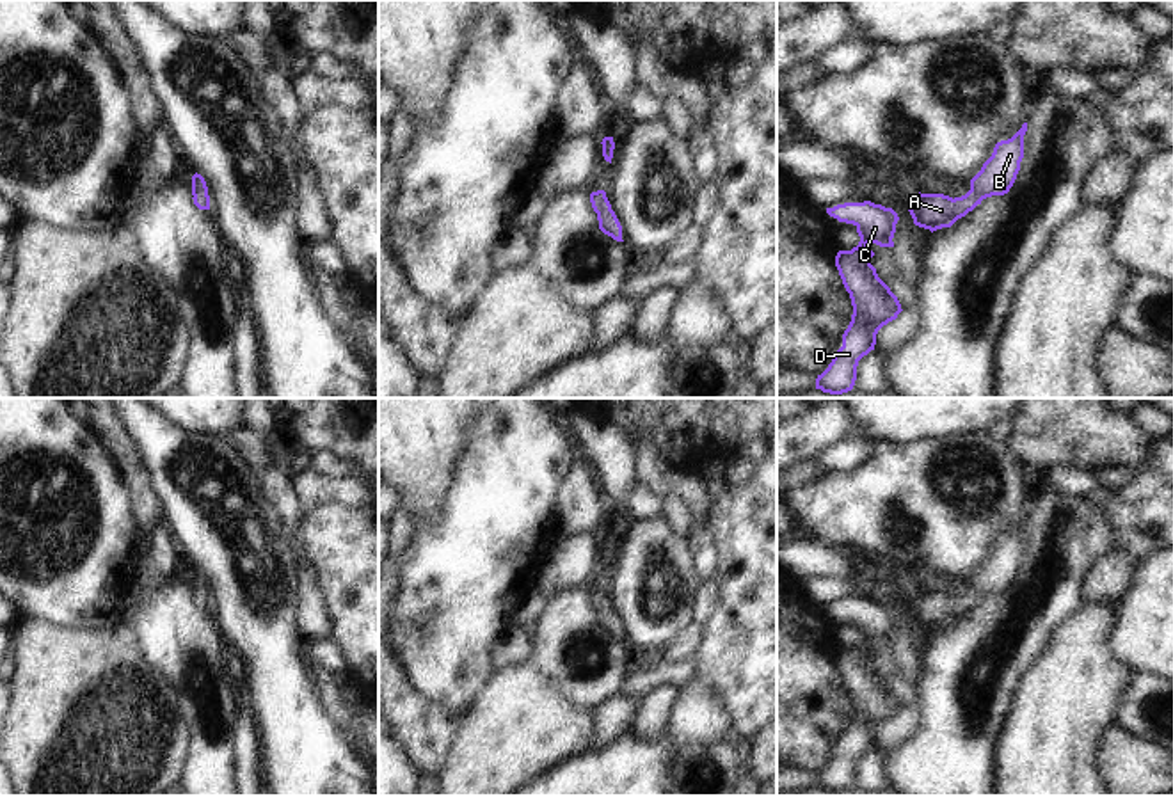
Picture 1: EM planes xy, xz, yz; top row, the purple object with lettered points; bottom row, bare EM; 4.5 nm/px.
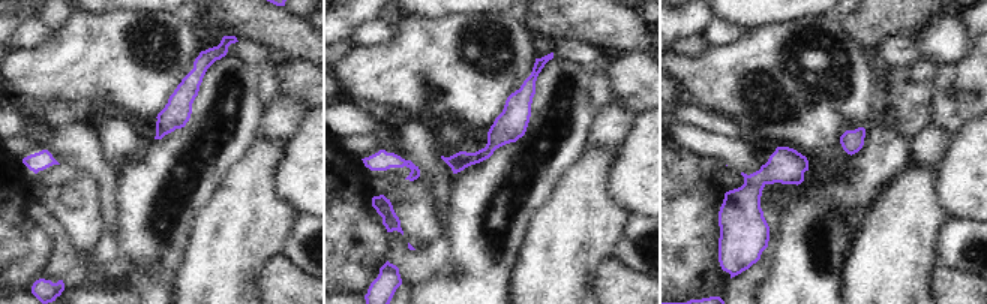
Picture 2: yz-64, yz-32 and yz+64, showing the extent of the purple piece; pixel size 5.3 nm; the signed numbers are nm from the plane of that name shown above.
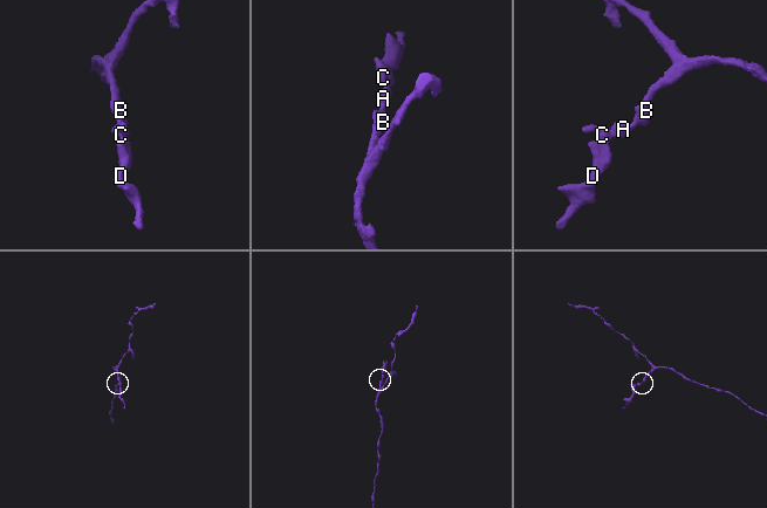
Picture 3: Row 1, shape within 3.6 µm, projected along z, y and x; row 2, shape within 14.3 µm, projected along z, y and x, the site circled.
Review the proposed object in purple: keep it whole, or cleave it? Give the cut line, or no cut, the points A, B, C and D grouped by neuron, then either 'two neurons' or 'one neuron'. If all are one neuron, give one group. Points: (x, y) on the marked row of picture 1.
cut none; groups A B C D; one neuron

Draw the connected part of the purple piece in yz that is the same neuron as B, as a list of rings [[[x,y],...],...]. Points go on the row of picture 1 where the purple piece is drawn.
[[[1027,123],[1011,139],[995,144],[992,156],[970,179],[970,190],[965,195],[953,199],[944,194],[915,194],[908,203],[914,224],[931,233],[951,227],[981,204],[983,199],[1008,194],[1020,171],[1025,131]]]

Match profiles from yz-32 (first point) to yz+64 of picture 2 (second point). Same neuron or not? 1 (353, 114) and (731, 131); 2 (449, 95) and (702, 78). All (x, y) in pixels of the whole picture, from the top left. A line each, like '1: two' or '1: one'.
1: one
2: one

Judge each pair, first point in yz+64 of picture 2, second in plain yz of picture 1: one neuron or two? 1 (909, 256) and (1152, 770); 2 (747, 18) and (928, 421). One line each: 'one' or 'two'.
1: two
2: one

